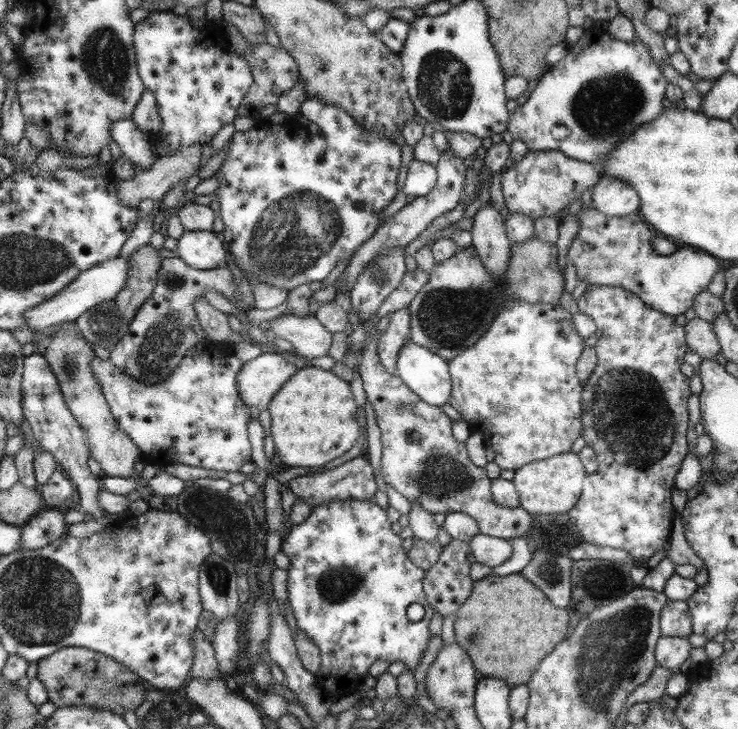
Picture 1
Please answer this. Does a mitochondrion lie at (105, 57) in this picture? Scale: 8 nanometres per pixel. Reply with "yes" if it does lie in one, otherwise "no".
yes

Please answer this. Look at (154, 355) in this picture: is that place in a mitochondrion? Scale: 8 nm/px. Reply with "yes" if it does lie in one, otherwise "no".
yes

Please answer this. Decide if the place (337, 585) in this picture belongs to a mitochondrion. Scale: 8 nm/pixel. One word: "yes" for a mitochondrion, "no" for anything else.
yes

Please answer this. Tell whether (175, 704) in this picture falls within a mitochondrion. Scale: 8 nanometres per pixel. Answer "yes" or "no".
no

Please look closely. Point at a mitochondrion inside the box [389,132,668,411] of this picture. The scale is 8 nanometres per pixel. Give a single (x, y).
(450, 318)

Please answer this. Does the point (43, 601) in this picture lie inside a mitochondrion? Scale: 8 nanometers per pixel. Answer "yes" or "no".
yes

